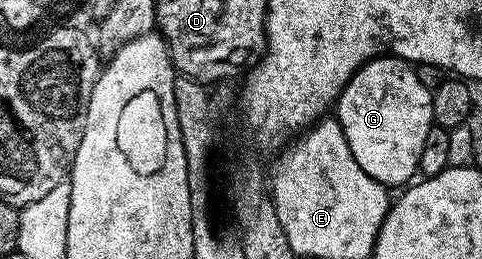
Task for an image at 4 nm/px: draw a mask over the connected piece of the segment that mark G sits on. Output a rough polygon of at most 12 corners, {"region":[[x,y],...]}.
{"region":[[363,63],[334,115],[354,161],[396,189],[434,120],[413,64]]}

